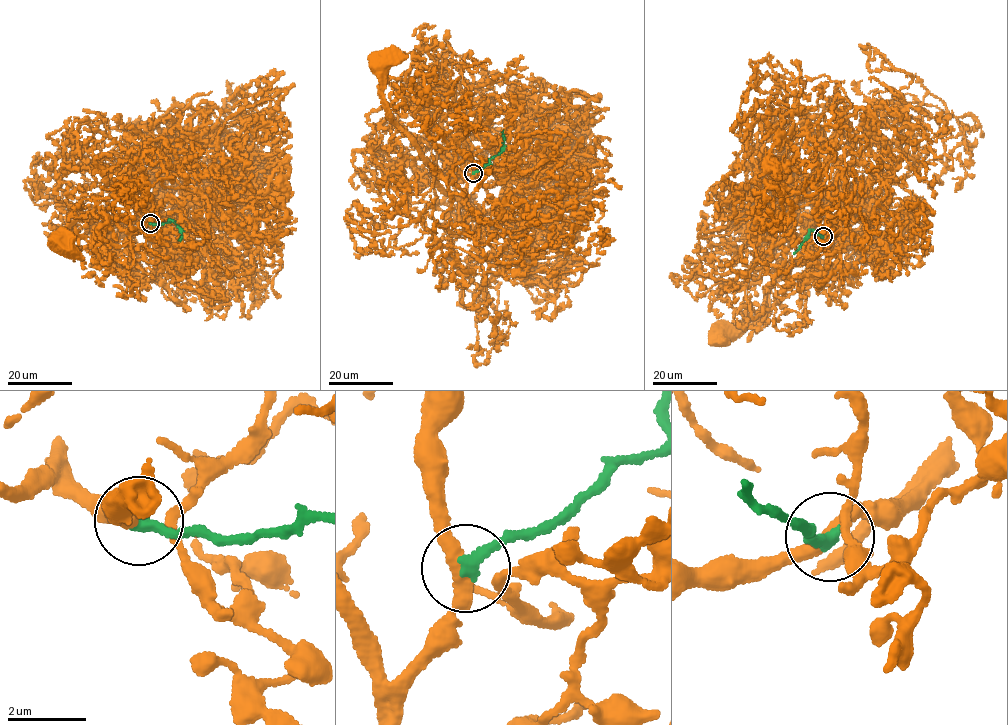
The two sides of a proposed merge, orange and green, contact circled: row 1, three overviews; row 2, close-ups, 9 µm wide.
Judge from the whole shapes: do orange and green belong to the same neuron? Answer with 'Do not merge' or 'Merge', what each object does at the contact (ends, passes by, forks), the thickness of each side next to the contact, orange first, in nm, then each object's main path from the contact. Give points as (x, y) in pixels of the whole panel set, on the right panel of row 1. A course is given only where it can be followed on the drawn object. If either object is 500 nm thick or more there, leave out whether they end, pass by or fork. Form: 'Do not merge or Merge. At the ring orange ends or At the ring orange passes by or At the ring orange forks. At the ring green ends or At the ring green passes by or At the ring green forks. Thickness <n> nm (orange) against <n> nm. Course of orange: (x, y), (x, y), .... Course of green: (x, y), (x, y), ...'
Do not merge. At the ring orange forks. At the ring green ends. Thickness 280 nm (orange) against 340 nm. Course of orange: (823, 236), (844, 212), (836, 187), (824, 197), (803, 253), (770, 289), (768, 306), (743, 328), (723, 335). Course of green: (823, 236), (809, 231), (807, 239), (793, 254)

